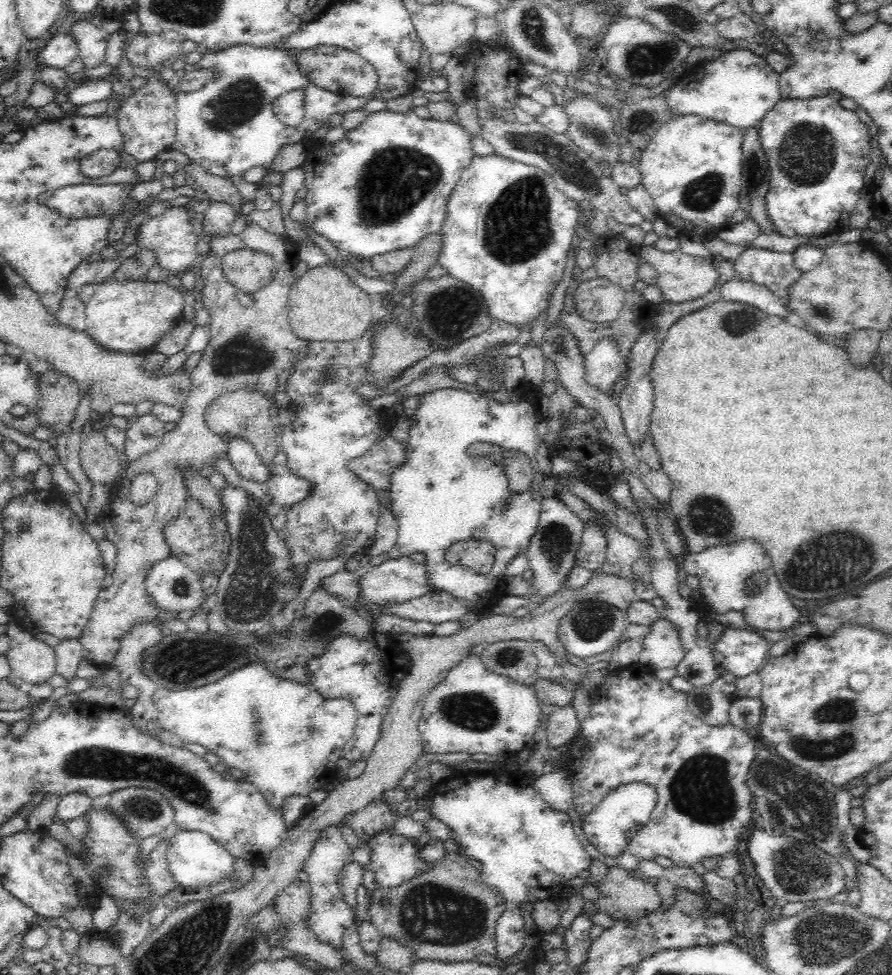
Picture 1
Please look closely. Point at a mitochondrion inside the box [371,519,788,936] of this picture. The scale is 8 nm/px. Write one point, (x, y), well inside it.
(705, 794)

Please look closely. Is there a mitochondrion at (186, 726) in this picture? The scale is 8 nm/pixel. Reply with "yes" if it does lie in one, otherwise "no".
no

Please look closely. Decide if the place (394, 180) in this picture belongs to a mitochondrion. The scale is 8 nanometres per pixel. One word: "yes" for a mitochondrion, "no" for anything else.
yes

